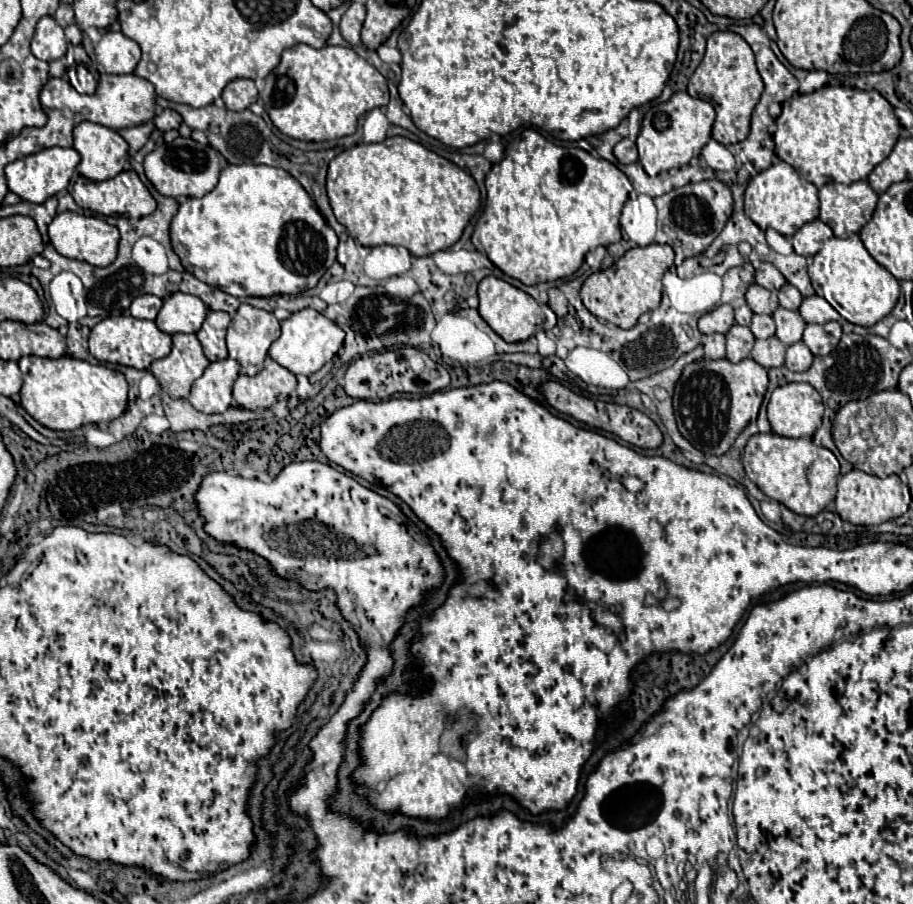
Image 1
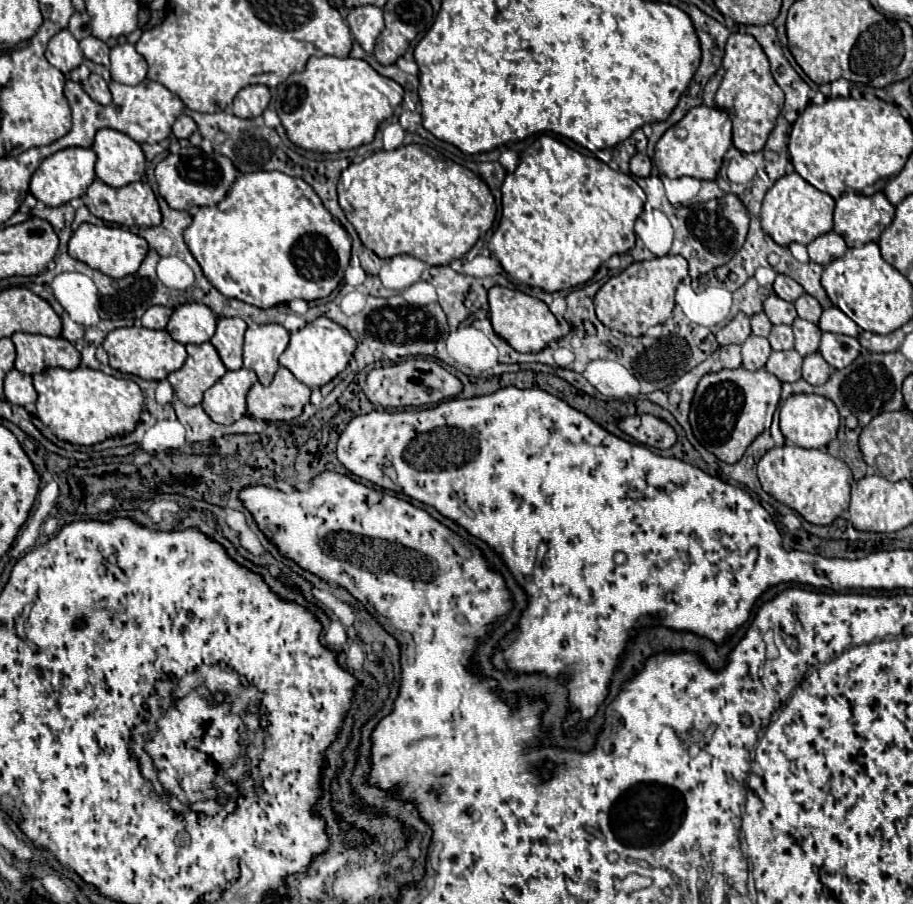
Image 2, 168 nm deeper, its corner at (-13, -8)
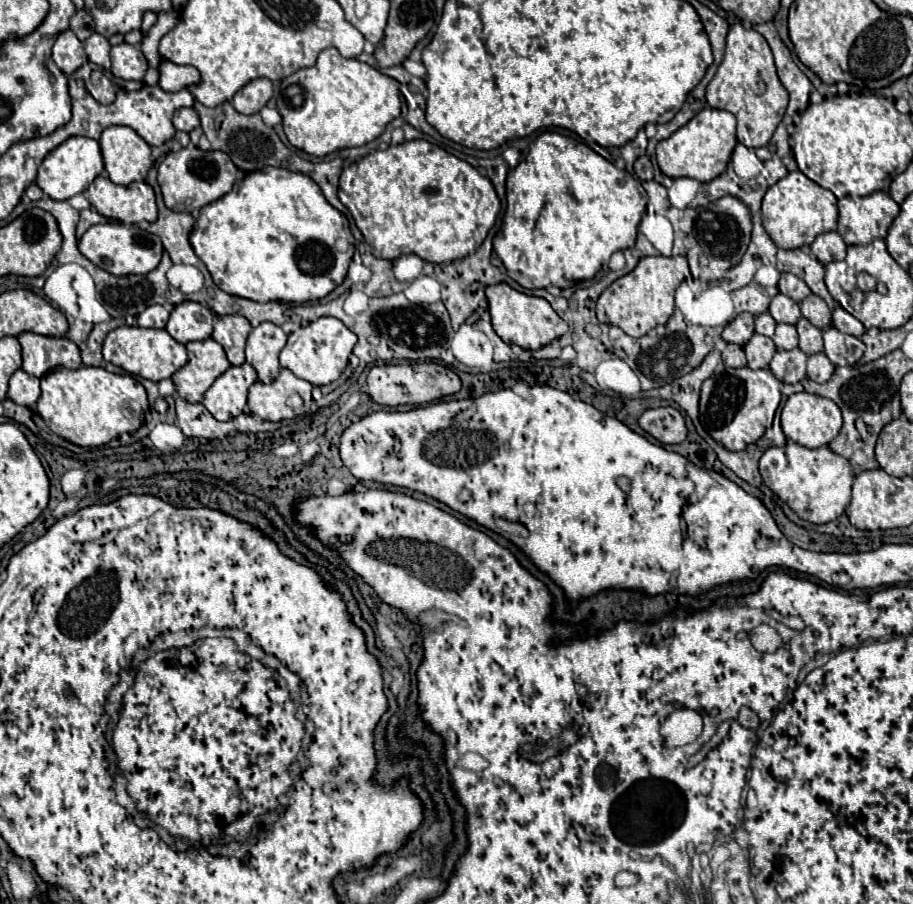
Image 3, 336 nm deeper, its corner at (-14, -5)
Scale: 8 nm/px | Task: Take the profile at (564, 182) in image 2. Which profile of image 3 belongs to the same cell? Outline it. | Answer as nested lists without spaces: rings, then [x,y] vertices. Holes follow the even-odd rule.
[[[544,131],[530,143],[524,161],[508,173],[506,189],[506,213],[493,239],[493,250],[504,263],[508,277],[524,289],[546,289],[550,285],[564,289],[576,281],[592,279],[614,251],[632,247],[648,203],[636,177],[614,167],[588,145],[556,131]]]

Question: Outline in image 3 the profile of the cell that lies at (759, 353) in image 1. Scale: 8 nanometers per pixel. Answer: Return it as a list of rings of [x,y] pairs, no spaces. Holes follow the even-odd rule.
[[[800,349],[778,351],[770,361],[770,371],[782,383],[798,383],[806,377],[806,353]]]

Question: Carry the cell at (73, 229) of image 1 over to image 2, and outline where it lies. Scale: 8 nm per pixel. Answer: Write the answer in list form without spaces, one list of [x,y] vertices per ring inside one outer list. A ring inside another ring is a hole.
[[[81,224],[69,238],[67,250],[69,250],[71,258],[85,262],[87,266],[91,266],[99,272],[103,272],[111,278],[123,278],[127,274],[133,274],[141,266],[141,262],[147,254],[147,242],[143,242],[141,236],[137,236],[129,230],[123,230],[123,228],[117,228],[117,226]]]

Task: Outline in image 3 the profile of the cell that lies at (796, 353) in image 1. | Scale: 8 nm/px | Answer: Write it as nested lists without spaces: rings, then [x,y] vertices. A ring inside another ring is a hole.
[[[816,353],[808,357],[808,377],[816,383],[826,383],[834,373],[834,365],[824,353]]]

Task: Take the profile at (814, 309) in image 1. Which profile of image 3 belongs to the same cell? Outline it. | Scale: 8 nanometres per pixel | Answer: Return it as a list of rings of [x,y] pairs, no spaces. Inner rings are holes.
[[[836,307],[834,309],[834,319],[832,319],[832,325],[840,331],[840,333],[848,333],[848,335],[854,335],[854,337],[862,337],[864,335],[864,325],[852,317],[844,307]]]

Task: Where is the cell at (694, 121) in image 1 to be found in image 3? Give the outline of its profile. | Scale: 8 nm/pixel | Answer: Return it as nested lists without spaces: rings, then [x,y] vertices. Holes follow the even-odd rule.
[[[706,107],[694,119],[690,119],[688,125],[680,127],[668,139],[656,145],[658,167],[664,175],[672,179],[690,177],[690,179],[706,183],[726,171],[736,143],[738,143],[736,141],[736,117],[728,111]]]

